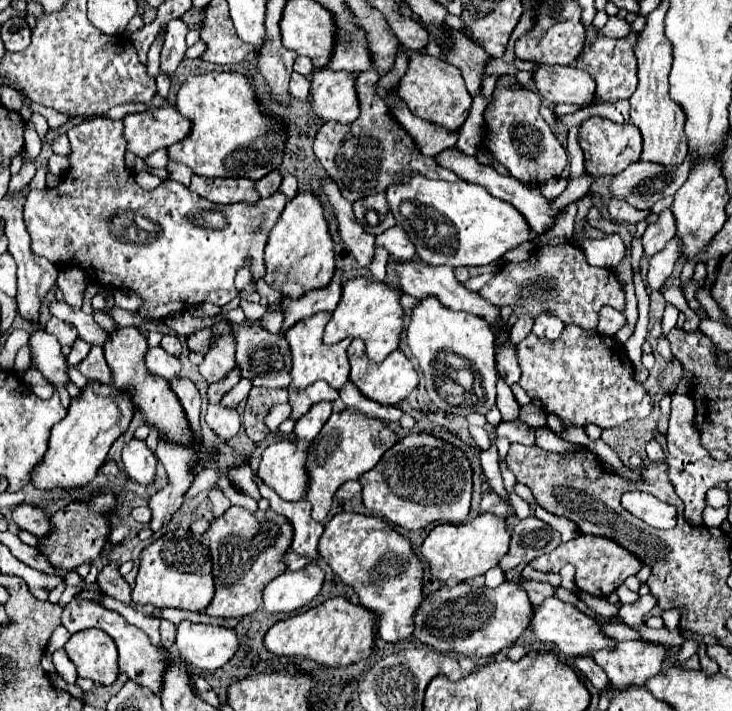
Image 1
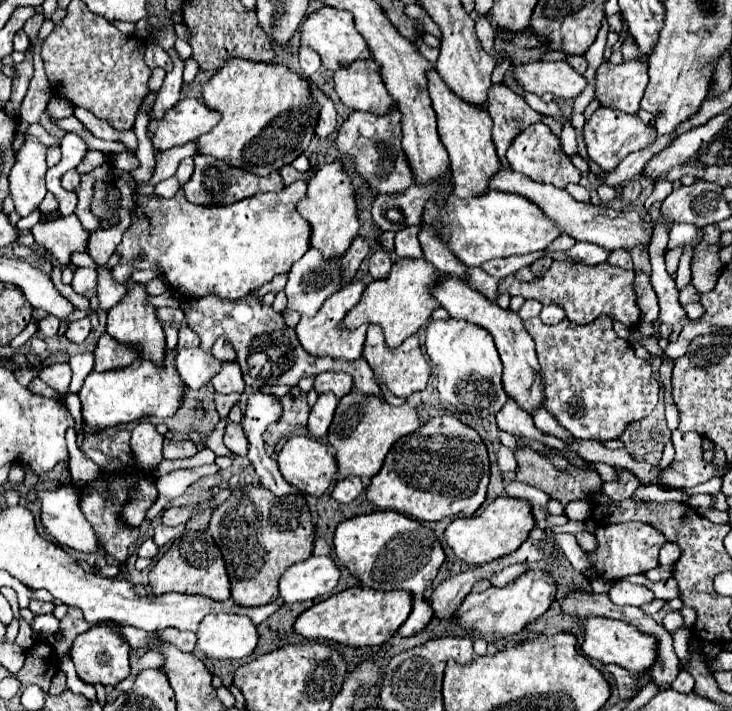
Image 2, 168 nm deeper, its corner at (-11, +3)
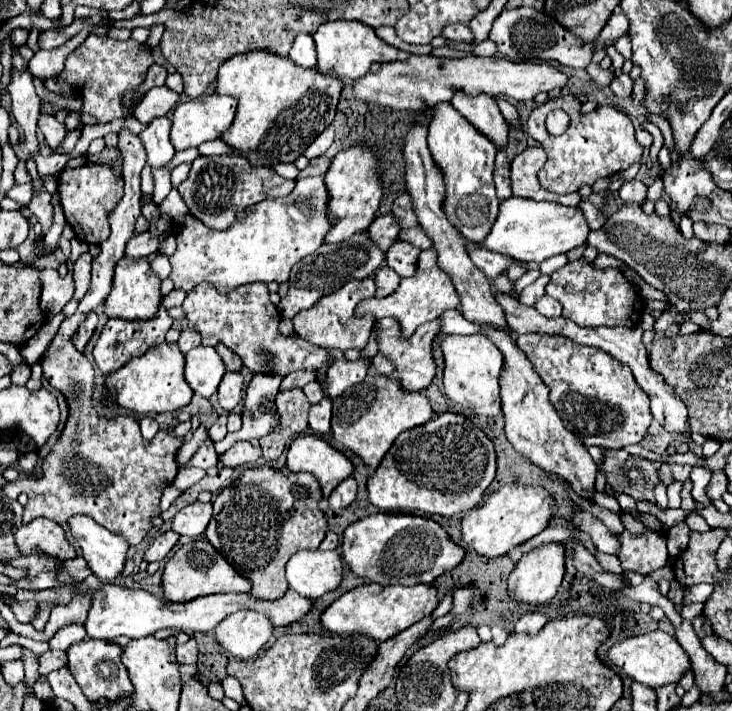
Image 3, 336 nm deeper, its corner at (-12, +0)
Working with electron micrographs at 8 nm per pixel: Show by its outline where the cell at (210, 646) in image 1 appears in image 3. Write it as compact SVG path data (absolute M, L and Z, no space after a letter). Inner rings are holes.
M236 611L216 625L218 643L236 659L254 657L272 637L274 625L258 611Z

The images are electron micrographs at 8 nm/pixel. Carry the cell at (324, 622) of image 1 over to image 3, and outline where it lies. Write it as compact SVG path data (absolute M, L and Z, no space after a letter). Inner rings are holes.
M378 583L360 585L348 593L344 593L340 599L336 599L324 613L322 613L322 625L338 635L354 635L364 633L372 639L384 641L392 635L408 629L412 623L420 621L424 615L430 615L440 603L438 589L434 585L388 585L382 587Z

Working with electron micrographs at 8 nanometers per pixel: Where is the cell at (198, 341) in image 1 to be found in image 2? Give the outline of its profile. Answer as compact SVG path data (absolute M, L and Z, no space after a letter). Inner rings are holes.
M219 338L219 340L213 344L211 352L213 352L213 356L215 356L217 360L221 360L221 362L225 362L225 360L235 360L235 350L231 348L231 344L229 344L227 338Z

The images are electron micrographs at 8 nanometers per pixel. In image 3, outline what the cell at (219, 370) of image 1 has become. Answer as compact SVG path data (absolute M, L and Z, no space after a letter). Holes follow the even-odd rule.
M228 371L224 375L224 379L220 381L216 397L218 397L218 403L222 405L222 409L232 411L242 399L242 375Z

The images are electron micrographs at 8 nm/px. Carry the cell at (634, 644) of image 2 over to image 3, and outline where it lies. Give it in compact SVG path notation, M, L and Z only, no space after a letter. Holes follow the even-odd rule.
M652 631L652 633L640 635L640 637L624 639L622 643L618 643L610 649L610 659L634 681L648 685L652 689L658 689L668 683L678 683L682 679L682 675L692 669L692 663L690 663L690 657L686 655L686 651L678 645L678 641L672 635L668 635L664 631Z

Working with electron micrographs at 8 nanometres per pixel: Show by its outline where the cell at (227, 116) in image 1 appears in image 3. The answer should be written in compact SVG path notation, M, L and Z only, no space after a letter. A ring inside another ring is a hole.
M268 51L234 55L220 67L216 81L216 93L238 99L236 119L222 139L252 165L270 167L276 163L292 163L328 125L332 125L342 87L344 83L334 75L298 67L288 57L280 59Z

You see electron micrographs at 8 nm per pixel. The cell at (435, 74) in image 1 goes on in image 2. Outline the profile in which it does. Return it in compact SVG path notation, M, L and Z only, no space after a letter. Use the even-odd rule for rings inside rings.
M435 68L427 70L427 88L429 88L429 96L433 100L433 108L437 114L441 142L445 144L449 152L455 192L459 196L475 196L475 192L487 190L489 178L499 170L499 158L491 140L493 122L489 114L483 112L481 106L459 98L447 84L443 84L443 78L439 78L439 74L435 72L437 72Z

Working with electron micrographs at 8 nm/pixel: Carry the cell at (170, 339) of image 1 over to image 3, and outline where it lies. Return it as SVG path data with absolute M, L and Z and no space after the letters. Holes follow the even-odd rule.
M184 329L180 335L180 341L178 341L178 347L182 353L188 353L192 347L198 347L200 343L202 343L200 333L196 329Z

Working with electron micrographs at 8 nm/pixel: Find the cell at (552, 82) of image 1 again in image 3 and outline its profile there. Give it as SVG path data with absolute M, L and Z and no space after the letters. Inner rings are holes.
M412 55L406 61L396 61L396 63L374 63L368 71L368 75L364 75L364 79L358 79L354 85L354 93L356 97L364 99L364 101L372 101L384 107L392 107L392 109L426 109L426 107L434 107L438 103L450 101L452 95L456 91L462 91L464 95L490 95L494 99L498 97L508 97L508 99L516 99L516 101L530 101L534 99L538 93L542 91L552 91L554 87L564 87L568 83L568 77L558 71L556 67L548 65L548 63L538 63L538 61L524 61L524 63L514 63L508 61L504 57L462 57L462 59L446 59L446 57L420 57L420 55Z

